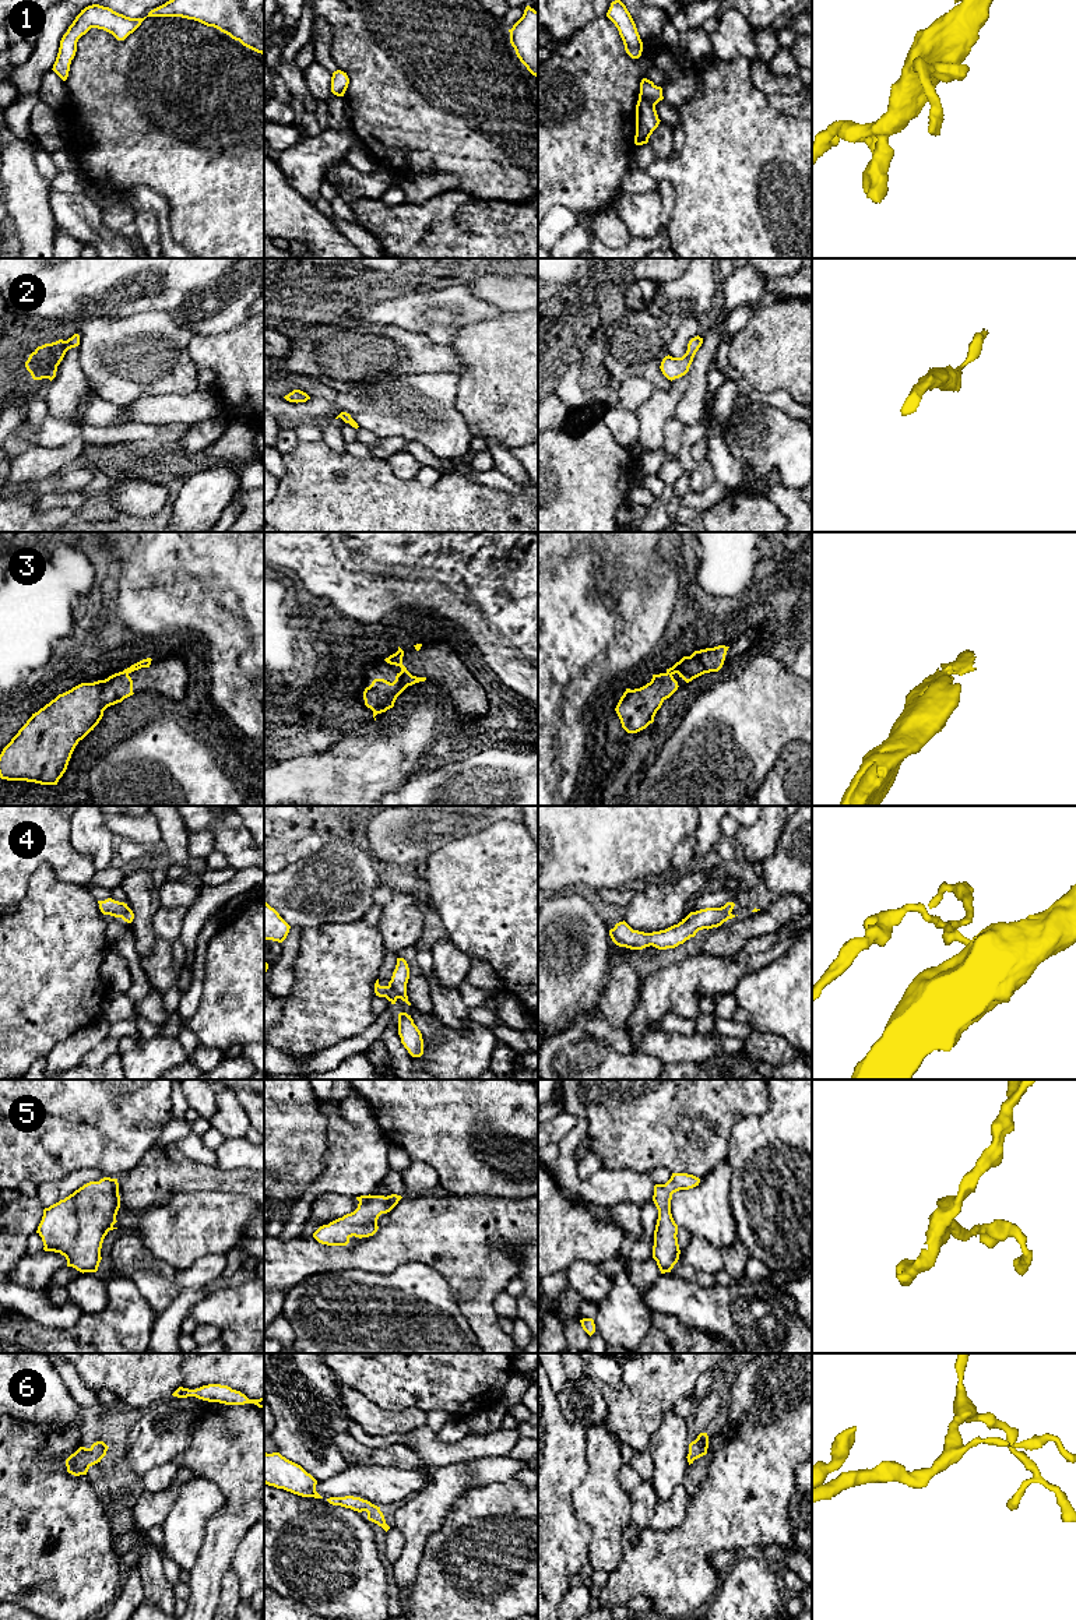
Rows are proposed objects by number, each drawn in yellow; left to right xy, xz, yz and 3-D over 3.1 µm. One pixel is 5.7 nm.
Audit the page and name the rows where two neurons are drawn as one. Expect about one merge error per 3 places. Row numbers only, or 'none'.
4

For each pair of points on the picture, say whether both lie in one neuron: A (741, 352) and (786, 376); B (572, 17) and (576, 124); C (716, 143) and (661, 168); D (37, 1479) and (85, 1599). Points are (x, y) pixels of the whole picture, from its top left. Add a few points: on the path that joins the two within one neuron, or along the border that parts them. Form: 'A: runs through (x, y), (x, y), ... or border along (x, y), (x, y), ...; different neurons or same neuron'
A: runs through (752, 352), (762, 352), (774, 365); same neuron
B: border along (600, 17), (575, 31), (565, 41); different neurons
C: runs through (702, 157), (689, 169), (675, 169); same neuron
D: runs through (37, 1510), (39, 1555), (55, 1569); same neuron

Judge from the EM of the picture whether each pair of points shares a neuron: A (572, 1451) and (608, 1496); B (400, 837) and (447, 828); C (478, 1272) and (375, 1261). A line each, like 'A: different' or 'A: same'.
A: different
B: same
C: same

